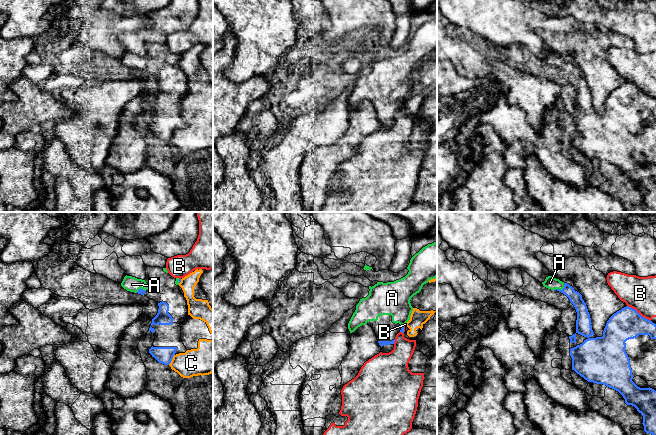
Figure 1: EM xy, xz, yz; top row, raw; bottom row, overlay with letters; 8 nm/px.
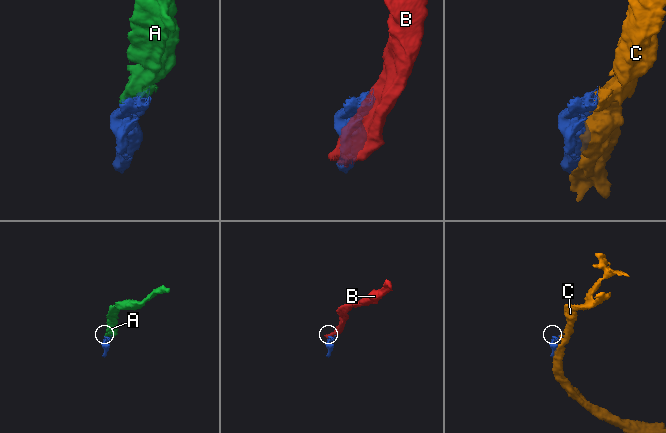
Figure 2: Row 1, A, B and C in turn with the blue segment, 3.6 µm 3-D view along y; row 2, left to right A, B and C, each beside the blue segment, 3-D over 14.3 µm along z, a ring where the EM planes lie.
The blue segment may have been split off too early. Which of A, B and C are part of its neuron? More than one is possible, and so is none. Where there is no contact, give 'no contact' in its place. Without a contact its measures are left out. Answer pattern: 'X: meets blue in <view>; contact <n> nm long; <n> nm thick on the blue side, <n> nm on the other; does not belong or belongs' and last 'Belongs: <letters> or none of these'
A: meets blue in yz; contact 100 nm long; 100 nm thick on the blue side, 100 nm on the other; belongs
B: meets blue in yz; contact 240 nm long; 240 nm thick on the blue side, 260 nm on the other; does not belong
C: meets blue in xy; contact 100 nm long; 140 nm thick on the blue side, 220 nm on the other; does not belong
Belongs: A

